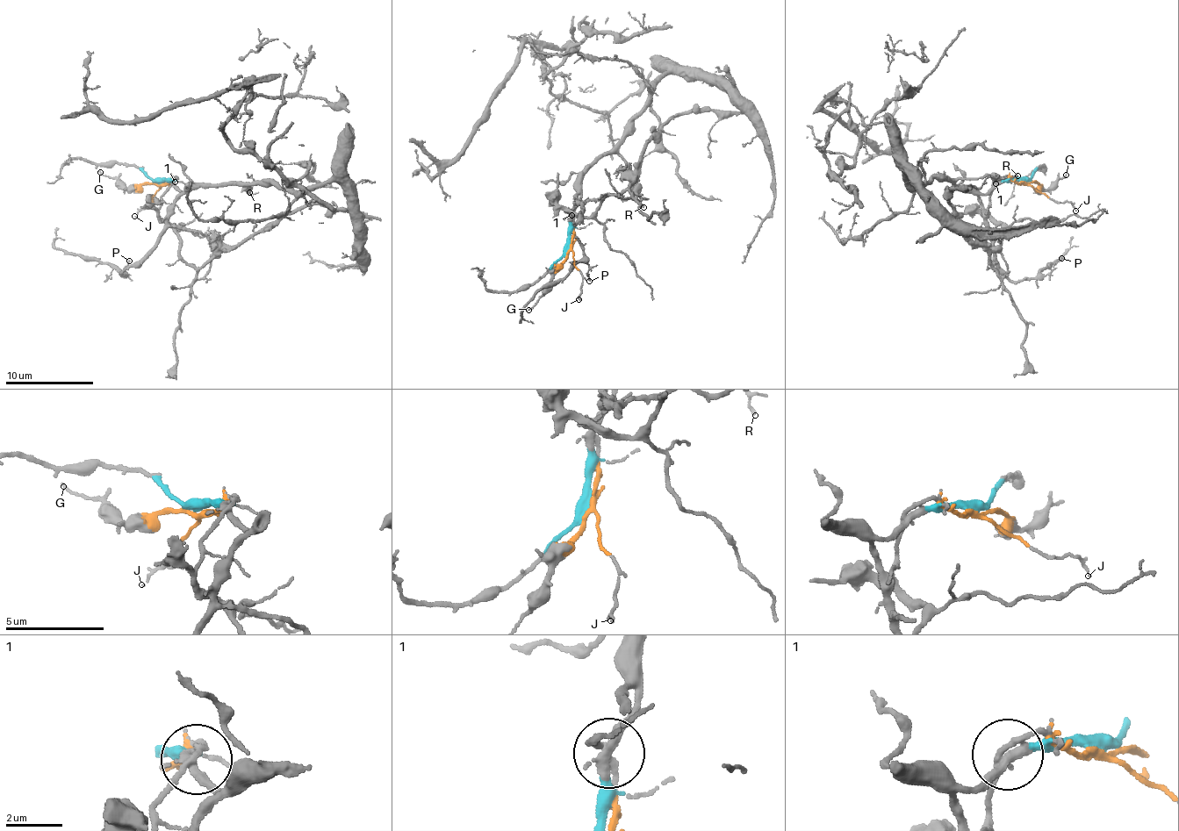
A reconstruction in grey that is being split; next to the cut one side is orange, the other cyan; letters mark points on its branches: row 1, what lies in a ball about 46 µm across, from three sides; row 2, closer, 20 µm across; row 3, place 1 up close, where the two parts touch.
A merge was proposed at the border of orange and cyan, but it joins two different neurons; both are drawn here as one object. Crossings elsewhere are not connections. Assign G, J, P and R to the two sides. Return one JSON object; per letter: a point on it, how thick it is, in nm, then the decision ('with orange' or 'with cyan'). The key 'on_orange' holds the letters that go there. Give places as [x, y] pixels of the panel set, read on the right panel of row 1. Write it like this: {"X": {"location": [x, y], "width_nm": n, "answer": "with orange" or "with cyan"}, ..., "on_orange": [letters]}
{"G": {"location": [1066, 175], "width_nm": 120, "answer": "with orange"}, "J": {"location": [1075, 211], "width_nm": 100, "answer": "with orange"}, "P": {"location": [1061, 258], "width_nm": 110, "answer": "with cyan"}, "R": {"location": [1017, 175], "width_nm": 130, "answer": "with cyan"}, "on_orange": ["G", "J"]}

